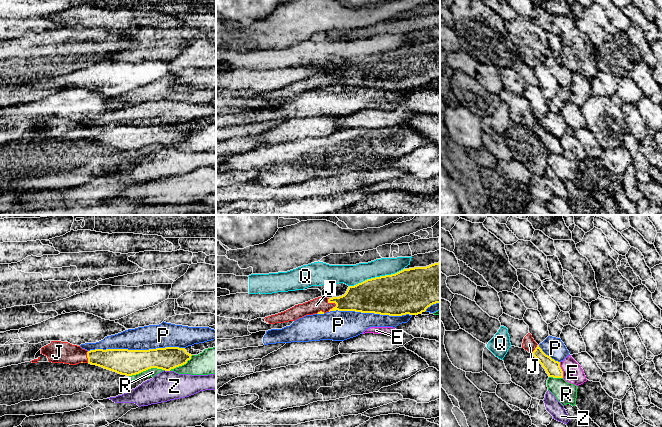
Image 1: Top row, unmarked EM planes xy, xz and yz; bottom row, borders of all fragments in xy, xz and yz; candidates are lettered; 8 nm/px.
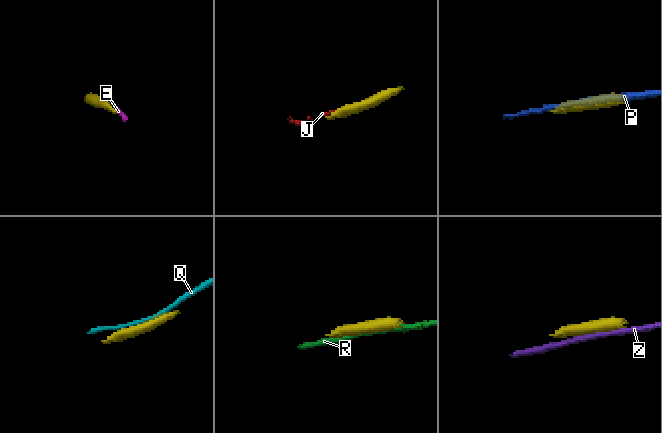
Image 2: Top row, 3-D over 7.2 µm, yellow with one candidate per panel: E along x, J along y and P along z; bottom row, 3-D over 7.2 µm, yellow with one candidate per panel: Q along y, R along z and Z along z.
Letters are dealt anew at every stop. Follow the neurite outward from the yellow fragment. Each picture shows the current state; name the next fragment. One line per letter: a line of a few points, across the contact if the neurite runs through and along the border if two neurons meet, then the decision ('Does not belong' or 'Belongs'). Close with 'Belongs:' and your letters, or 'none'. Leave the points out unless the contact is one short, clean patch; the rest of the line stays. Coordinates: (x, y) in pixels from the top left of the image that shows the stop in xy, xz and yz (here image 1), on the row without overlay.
E: Does not belong
J: Belongs
P: Does not belong
Q: Does not belong
R: Does not belong
Z: Does not belong
Belongs: J

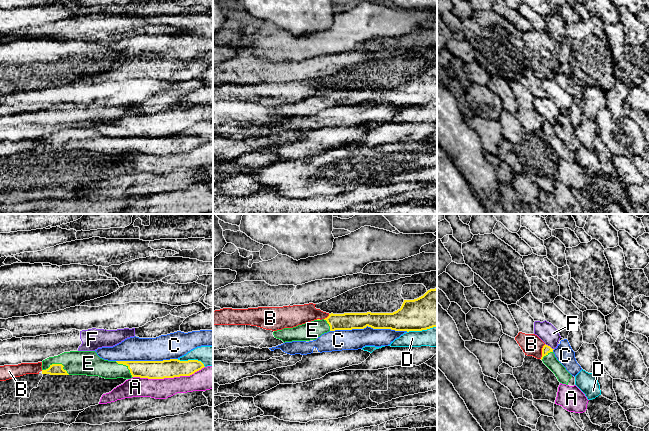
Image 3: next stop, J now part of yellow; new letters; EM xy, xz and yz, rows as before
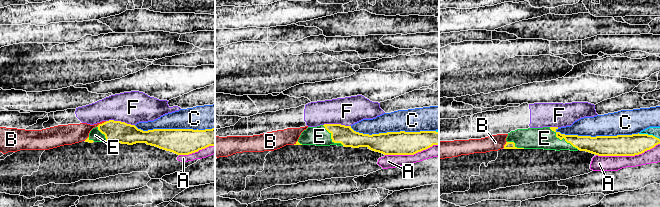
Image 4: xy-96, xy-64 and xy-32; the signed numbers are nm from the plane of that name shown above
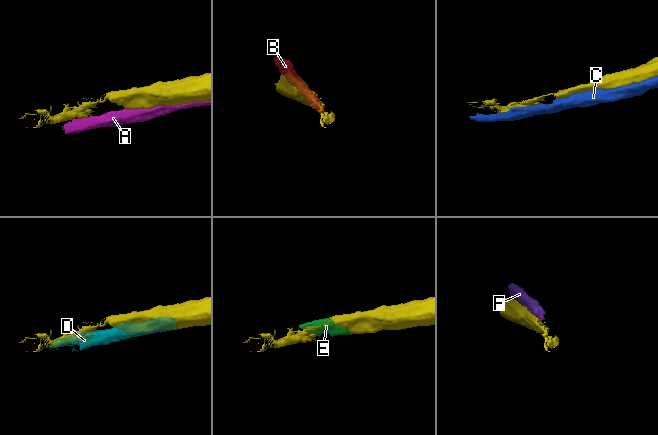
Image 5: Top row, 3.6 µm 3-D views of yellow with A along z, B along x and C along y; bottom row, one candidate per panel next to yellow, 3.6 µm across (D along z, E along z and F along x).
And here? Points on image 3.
A: Does not belong
B: Does not belong
C: Does not belong
D: Does not belong
E: Belongs
F: Does not belong
Belongs: E

